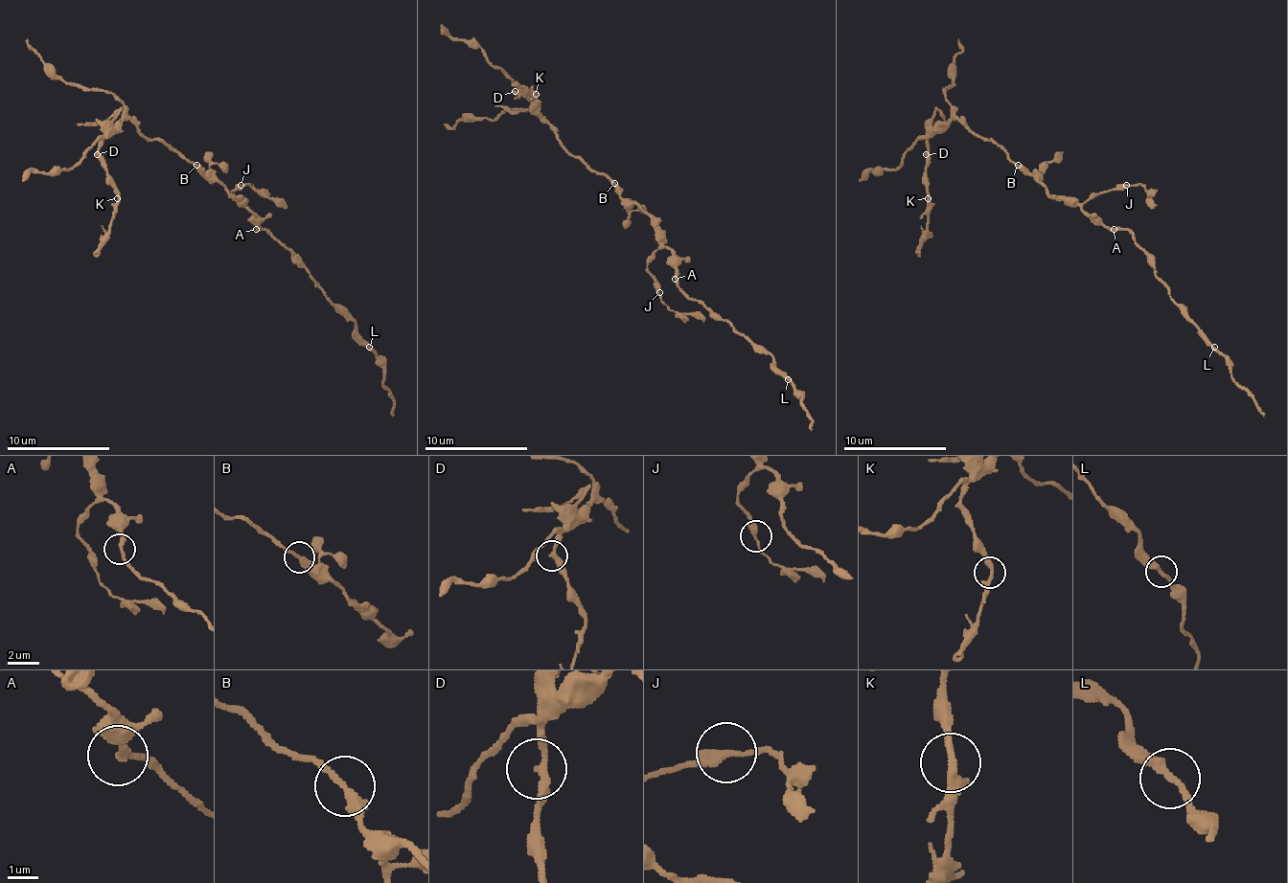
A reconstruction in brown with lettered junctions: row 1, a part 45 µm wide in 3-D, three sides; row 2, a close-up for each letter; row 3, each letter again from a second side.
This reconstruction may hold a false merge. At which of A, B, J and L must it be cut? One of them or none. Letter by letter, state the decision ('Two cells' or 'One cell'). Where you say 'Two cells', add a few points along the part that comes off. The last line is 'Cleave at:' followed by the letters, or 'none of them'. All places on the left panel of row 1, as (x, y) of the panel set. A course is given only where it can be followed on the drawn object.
A: One cell
B: Two cells. Course of the part to remove: (196, 165), (130, 121), (120, 124), (99, 149), (117, 211), (109, 239), (94, 257)
J: One cell
L: One cell
Cleave at: B

